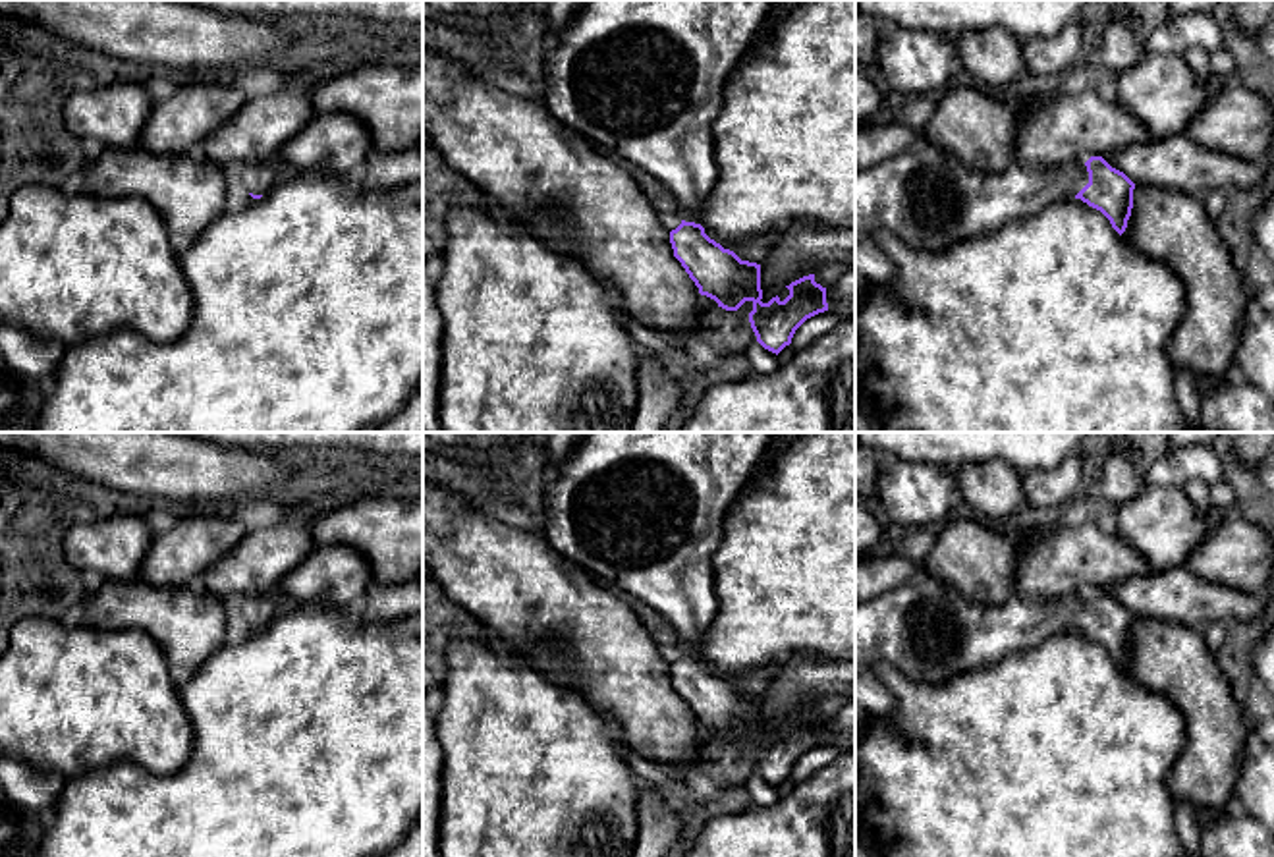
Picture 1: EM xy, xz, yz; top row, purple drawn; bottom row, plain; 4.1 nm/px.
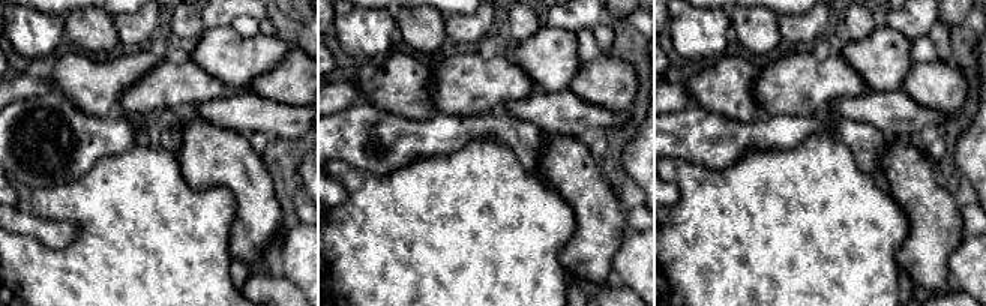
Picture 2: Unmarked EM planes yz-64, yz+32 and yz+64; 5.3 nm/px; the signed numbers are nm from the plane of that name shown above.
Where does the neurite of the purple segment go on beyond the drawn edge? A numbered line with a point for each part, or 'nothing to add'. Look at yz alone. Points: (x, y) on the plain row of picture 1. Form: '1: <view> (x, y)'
1: yz (925, 628)

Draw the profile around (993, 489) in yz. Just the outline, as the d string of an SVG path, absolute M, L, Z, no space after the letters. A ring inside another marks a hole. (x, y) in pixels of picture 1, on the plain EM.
M1006 461L967 463L956 479L969 511L1006 519L1027 504L1021 475Z

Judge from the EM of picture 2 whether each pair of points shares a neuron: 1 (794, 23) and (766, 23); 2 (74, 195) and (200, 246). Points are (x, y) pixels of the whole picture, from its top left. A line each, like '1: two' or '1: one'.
1: two
2: one

